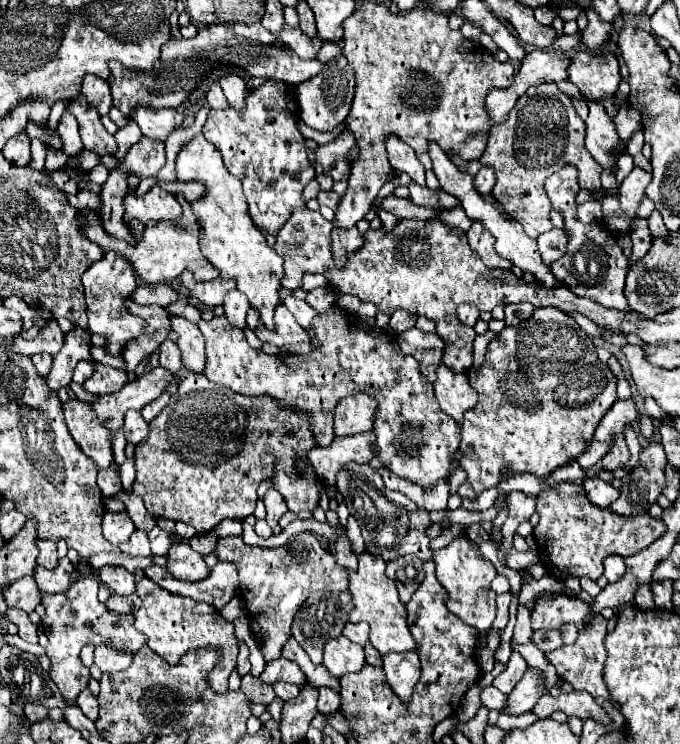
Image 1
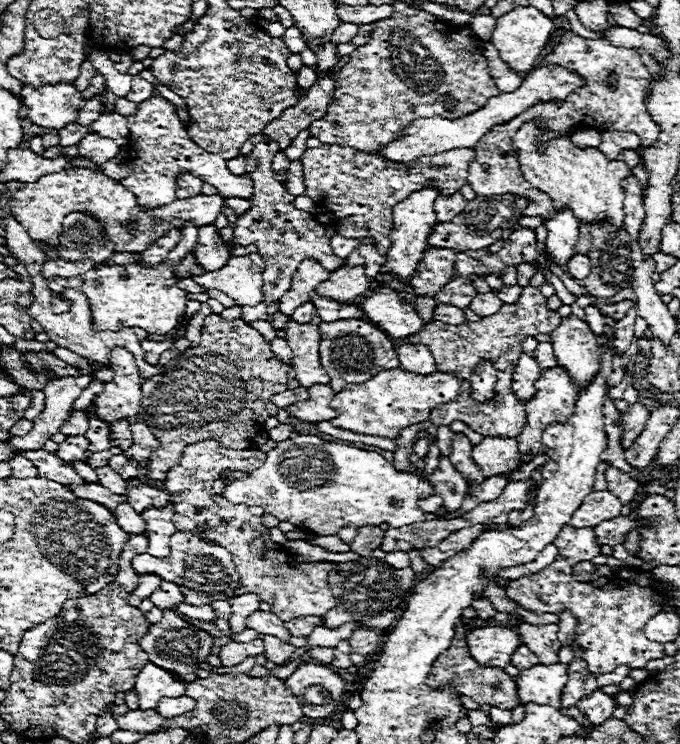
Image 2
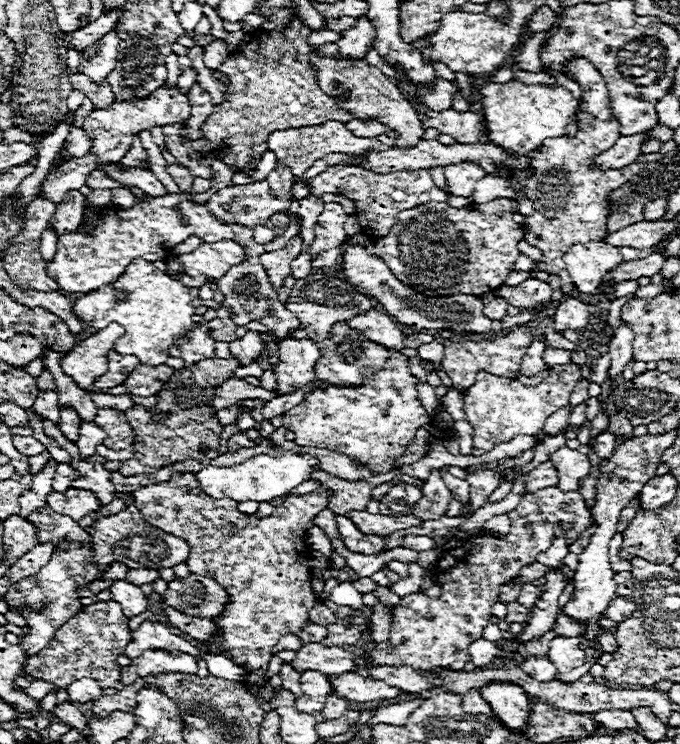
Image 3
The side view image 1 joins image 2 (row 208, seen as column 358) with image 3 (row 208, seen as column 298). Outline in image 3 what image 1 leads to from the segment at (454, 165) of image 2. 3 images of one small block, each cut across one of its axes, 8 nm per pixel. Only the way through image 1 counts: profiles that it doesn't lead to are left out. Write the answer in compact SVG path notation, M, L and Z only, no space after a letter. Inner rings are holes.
M334 166L334 168L330 170L330 174L328 174L328 172L322 172L322 174L320 174L320 182L318 182L318 176L312 178L312 180L308 182L308 188L310 188L310 194L314 194L314 196L318 196L318 198L332 188L330 192L342 192L346 198L354 200L354 204L356 204L356 216L360 218L360 226L362 226L362 228L366 228L366 222L374 222L374 224L384 226L384 228L366 228L366 230L364 230L366 236L372 236L372 238L382 238L382 236L386 236L386 234L392 230L392 226L396 224L396 214L398 214L398 212L408 210L408 208L416 208L416 206L428 204L428 202L446 202L446 200L448 200L448 194L432 182L432 176L430 176L428 170L402 170L402 172L392 172L392 174L374 174L374 172L364 170L362 166L358 166L358 168L354 168L354 178L352 178L352 182L356 182L358 186L354 186L354 188L340 188L340 166Z

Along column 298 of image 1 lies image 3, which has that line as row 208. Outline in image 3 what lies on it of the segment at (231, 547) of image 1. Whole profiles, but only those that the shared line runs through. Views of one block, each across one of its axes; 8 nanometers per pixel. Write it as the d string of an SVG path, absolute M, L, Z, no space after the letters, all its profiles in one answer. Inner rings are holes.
M572 60L568 64L570 74L576 78L580 88L586 92L588 102L580 102L580 116L578 116L578 128L580 132L576 138L564 138L564 140L544 140L542 148L532 152L532 172L522 178L520 192L546 208L534 208L532 216L524 216L524 228L526 228L526 242L530 246L536 246L542 250L542 260L538 264L540 270L548 274L556 274L562 280L562 294L572 294L576 290L576 284L564 270L564 254L574 244L586 244L596 242L604 238L606 230L606 216L608 216L608 200L606 194L612 188L620 188L620 184L626 184L636 172L640 172L640 166L644 164L632 164L624 166L620 170L608 170L600 172L598 168L592 168L588 164L588 156L596 156L600 152L606 152L616 144L620 138L620 124L612 116L608 92L604 78L600 72L588 62L588 60Z

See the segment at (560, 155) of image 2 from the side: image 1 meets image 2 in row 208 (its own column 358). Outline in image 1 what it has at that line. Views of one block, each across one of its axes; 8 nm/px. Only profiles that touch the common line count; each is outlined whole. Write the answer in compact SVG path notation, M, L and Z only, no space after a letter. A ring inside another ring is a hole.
M370 552L358 556L358 560L360 560L358 572L350 574L350 592L354 598L354 612L350 614L350 622L370 624L370 642L382 656L388 652L416 650L416 642L406 624L406 608L398 598L394 580L386 576L386 562Z

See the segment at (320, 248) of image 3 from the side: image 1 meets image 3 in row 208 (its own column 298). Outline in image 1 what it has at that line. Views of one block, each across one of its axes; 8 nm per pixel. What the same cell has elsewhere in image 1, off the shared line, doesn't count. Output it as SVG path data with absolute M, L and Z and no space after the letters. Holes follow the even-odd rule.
M280 304L276 308L274 322L276 322L274 332L266 332L266 328L262 328L262 324L256 328L256 336L262 342L270 342L276 346L294 346L300 342L310 342L308 332L294 320L294 316L290 314L290 310L284 304Z

